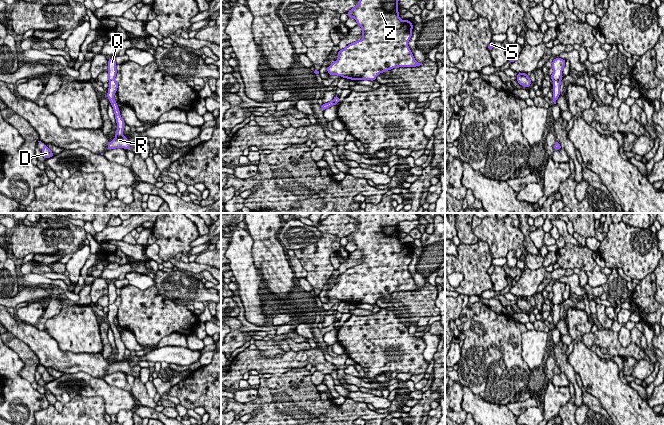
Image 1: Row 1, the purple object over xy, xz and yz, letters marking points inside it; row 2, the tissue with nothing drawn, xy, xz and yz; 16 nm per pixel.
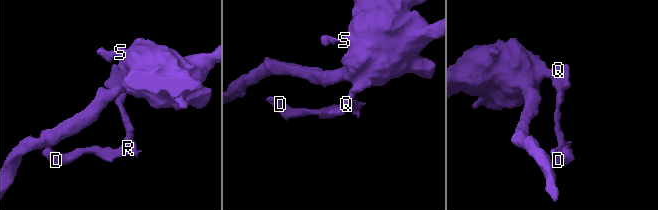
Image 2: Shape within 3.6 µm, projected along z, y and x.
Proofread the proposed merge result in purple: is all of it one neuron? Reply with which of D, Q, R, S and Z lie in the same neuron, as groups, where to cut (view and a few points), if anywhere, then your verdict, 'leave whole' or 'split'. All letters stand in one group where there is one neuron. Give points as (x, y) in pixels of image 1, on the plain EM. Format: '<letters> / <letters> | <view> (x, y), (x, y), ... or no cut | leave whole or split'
D R / Q S Z | yz (560, 304), (553, 305) | split

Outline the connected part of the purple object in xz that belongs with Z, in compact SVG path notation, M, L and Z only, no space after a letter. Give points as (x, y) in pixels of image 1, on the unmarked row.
M345 213L359 222L359 228L350 233L348 242L354 242L362 251L362 263L338 275L338 283L327 290L328 299L337 299L351 304L376 304L385 295L400 291L422 289L415 284L408 266L412 261L413 248L399 242L398 224L418 220L417 213Z

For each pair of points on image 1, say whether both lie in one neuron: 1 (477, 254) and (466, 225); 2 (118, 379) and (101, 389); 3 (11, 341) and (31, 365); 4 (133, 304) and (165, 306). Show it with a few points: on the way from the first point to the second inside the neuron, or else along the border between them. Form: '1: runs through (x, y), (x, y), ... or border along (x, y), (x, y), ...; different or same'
1: border along (478, 241), (462, 243); different
2: border along (103, 379), (107, 383), (123, 389); different
3: runs through (17, 346), (30, 359); same
4: runs through (141, 306), (157, 306); same

